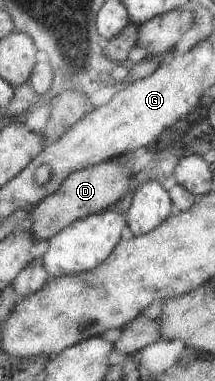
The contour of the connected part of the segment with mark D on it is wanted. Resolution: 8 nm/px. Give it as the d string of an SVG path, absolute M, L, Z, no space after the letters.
M122 155L68 174L64 181L60 183L58 189L55 189L30 209L32 219L30 219L28 229L25 229L25 231L28 231L28 235L37 243L43 243L73 221L113 207L118 199L126 195L126 191L133 185L130 183L130 179L134 175L130 175L124 169L122 163L126 163L126 161L122 161L120 157Z

